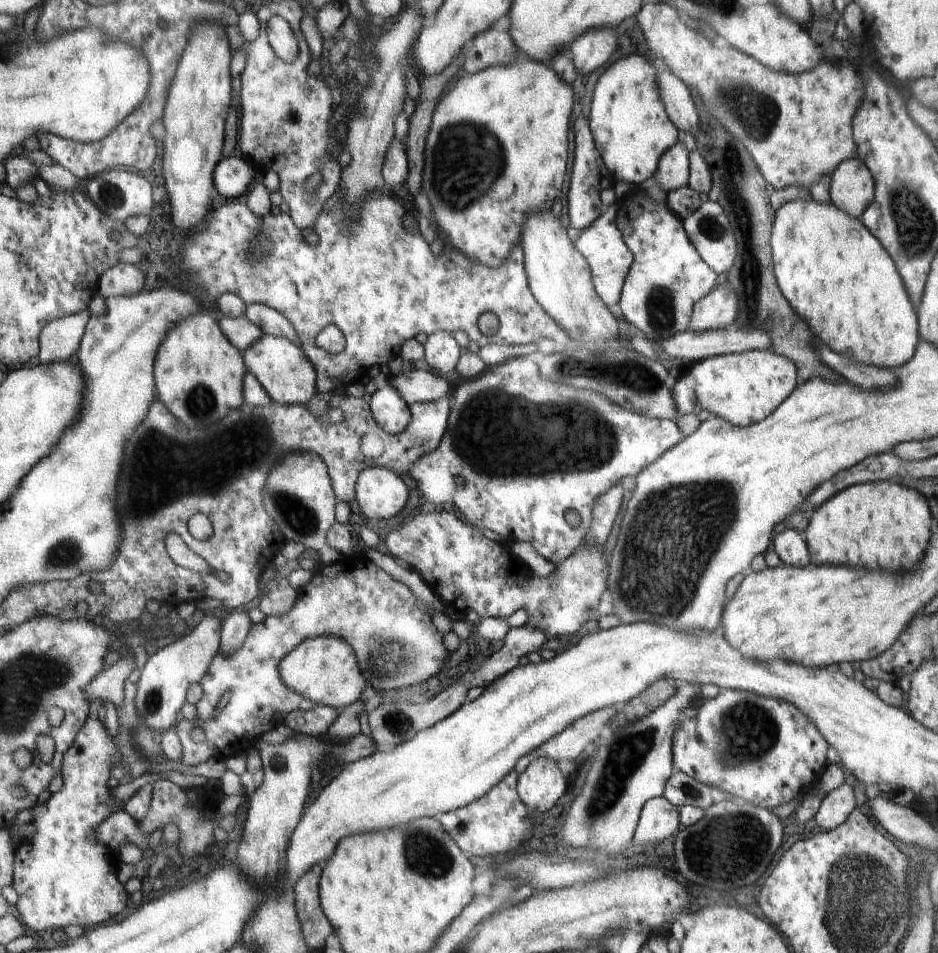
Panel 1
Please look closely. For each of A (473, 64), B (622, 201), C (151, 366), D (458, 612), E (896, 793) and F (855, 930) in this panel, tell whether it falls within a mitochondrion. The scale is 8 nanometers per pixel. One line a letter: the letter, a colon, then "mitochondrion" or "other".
A: other
B: other
C: other
D: other
E: other
F: mitochondrion

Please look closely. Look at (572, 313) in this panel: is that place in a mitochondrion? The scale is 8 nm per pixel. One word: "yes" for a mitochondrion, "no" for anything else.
no

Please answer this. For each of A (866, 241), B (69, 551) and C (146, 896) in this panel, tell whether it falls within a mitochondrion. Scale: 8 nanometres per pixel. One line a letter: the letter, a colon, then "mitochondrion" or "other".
A: other
B: mitochondrion
C: other

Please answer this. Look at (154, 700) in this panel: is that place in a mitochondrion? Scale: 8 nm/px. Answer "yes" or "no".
yes

